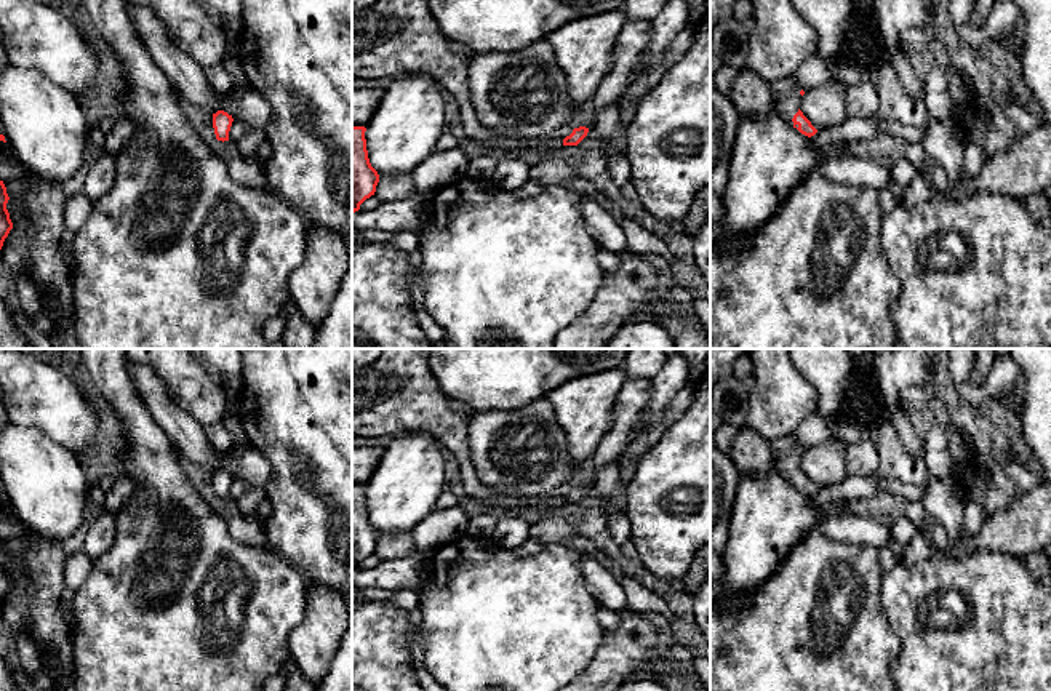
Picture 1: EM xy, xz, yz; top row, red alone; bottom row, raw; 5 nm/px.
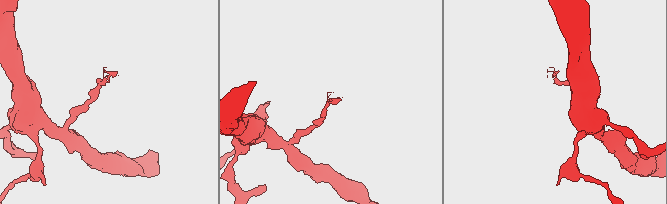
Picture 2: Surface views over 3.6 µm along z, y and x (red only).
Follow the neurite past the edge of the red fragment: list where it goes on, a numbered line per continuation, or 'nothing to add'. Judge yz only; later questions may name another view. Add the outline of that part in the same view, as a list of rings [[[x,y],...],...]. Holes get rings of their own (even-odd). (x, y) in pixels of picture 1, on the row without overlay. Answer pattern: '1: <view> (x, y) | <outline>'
1: yz (786, 450) | [[[795,435],[779,437],[771,441],[771,453],[776,456],[776,467],[792,483],[792,477],[800,467],[800,449],[801,446]]]

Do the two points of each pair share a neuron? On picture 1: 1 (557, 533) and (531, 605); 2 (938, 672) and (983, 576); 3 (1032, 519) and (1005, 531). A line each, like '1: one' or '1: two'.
1: two
2: one
3: one

